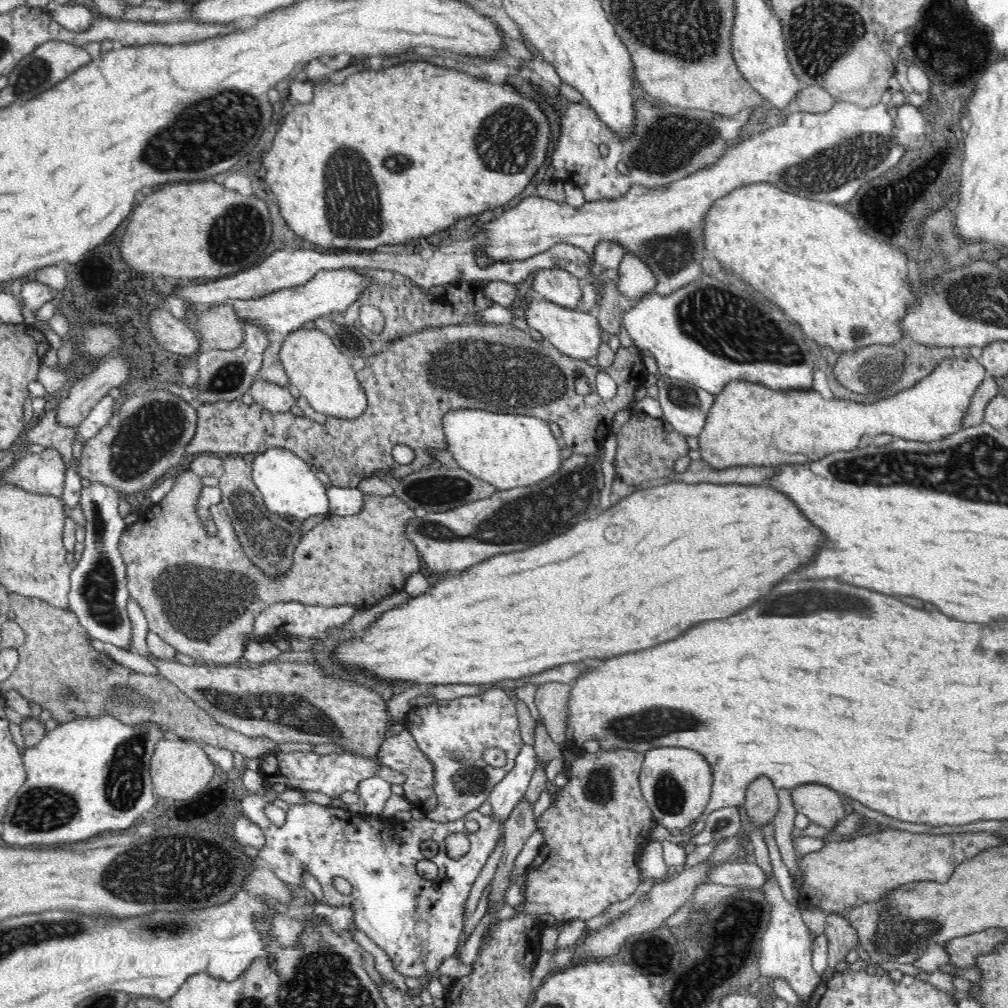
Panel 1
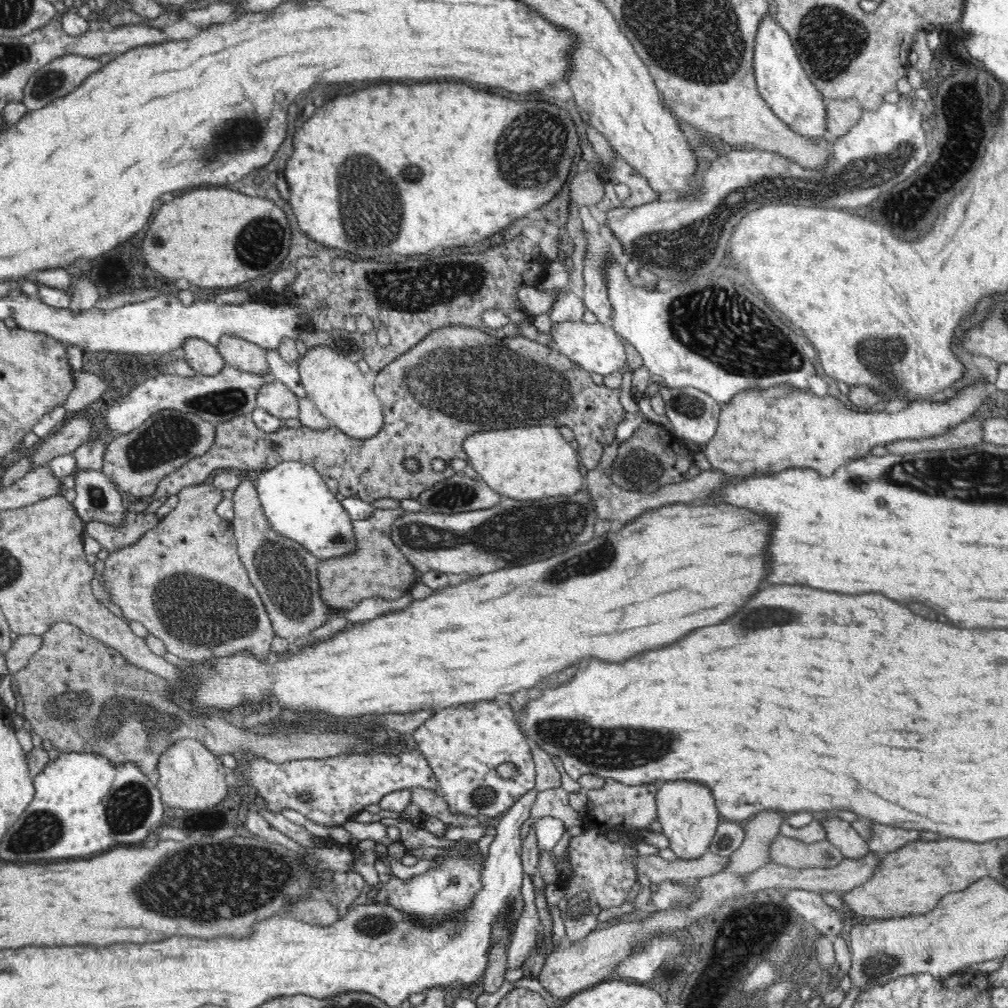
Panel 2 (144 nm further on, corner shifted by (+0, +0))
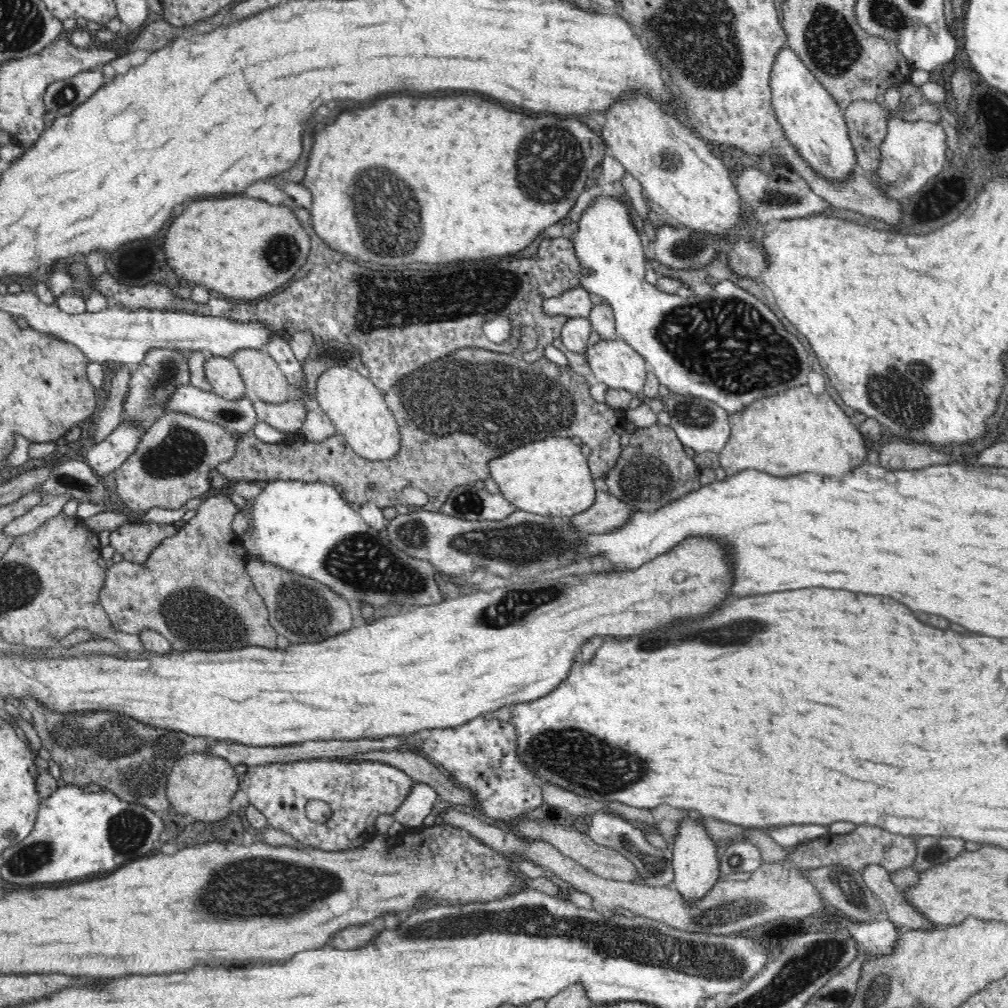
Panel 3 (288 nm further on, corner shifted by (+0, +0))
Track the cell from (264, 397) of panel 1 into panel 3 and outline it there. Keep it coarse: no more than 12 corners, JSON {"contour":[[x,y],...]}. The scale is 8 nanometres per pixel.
{"contour":[[256,402],[258,422],[296,436],[306,420],[304,404]]}

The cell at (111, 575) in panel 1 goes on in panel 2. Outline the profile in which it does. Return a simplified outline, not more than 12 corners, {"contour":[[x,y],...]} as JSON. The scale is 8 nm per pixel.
{"contour":[[68,454],[54,458],[58,480],[72,476],[94,522],[122,524],[120,492],[104,472],[80,470]]}

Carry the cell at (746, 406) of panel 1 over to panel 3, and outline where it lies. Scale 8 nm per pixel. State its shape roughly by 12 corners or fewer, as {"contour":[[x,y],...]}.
{"contour":[[808,386],[730,416],[728,476],[840,480],[860,432]]}

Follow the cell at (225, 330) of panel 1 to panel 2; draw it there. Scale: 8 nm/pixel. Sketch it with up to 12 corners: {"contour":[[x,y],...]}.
{"contour":[[224,338],[216,350],[230,368],[264,376],[274,374],[264,348]]}

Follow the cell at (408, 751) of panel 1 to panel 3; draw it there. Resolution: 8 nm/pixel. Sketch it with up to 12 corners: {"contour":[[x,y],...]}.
{"contour":[[370,760],[252,766],[240,788],[308,850],[378,836],[414,780]]}

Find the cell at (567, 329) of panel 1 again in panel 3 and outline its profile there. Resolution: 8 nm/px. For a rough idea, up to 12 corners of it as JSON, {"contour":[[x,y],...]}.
{"contour":[[622,340],[588,346],[586,358],[602,384],[644,392],[650,366]]}

